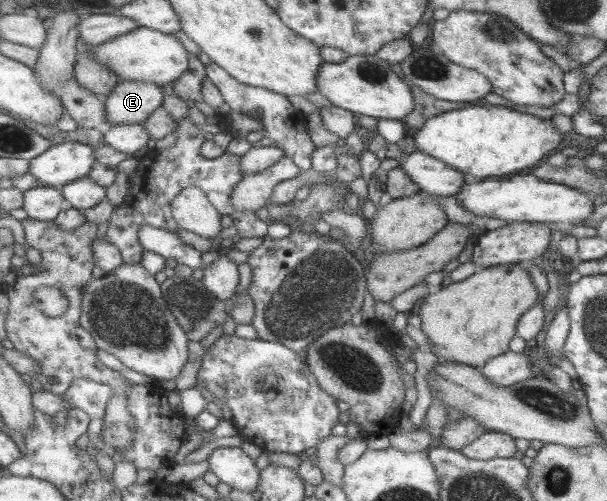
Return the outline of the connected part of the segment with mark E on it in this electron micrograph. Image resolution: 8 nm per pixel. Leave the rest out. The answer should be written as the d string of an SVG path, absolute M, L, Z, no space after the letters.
M122 81L106 100L110 127L145 123L162 107L165 97L160 83Z

